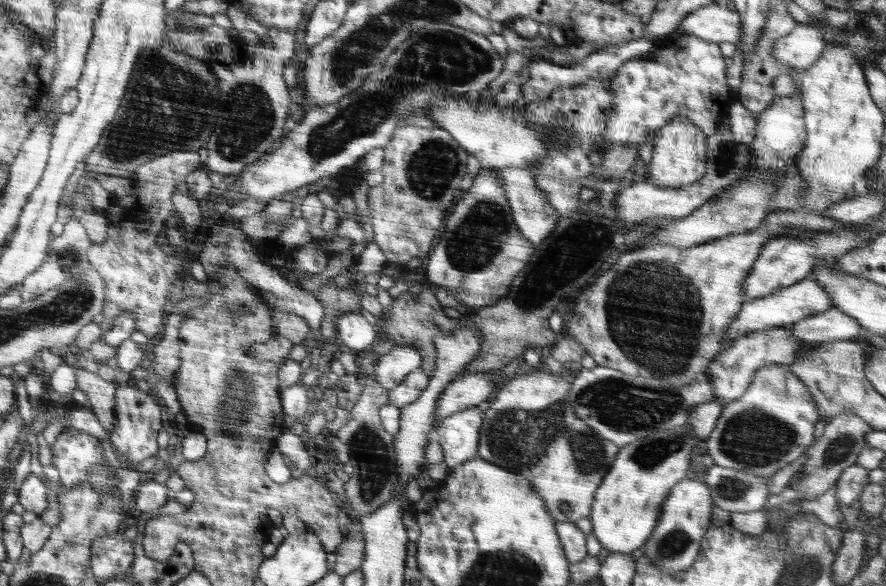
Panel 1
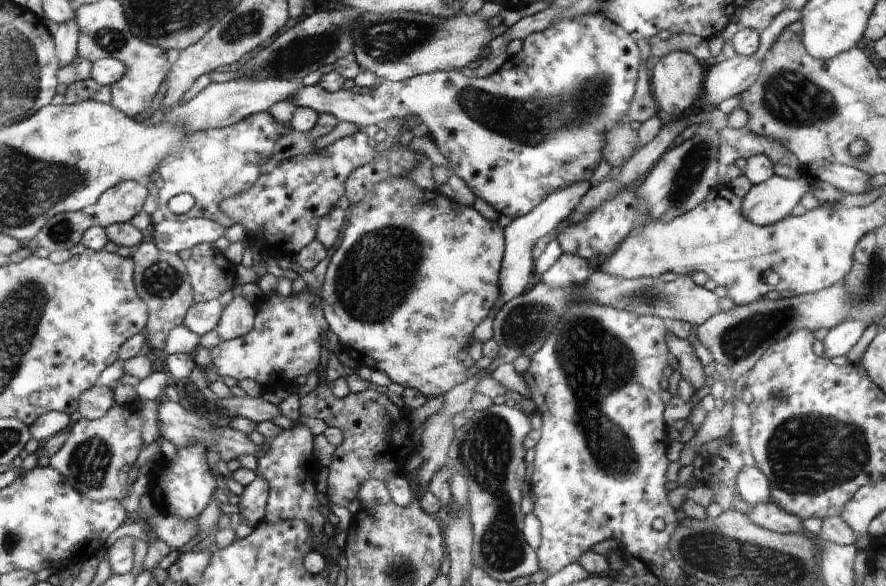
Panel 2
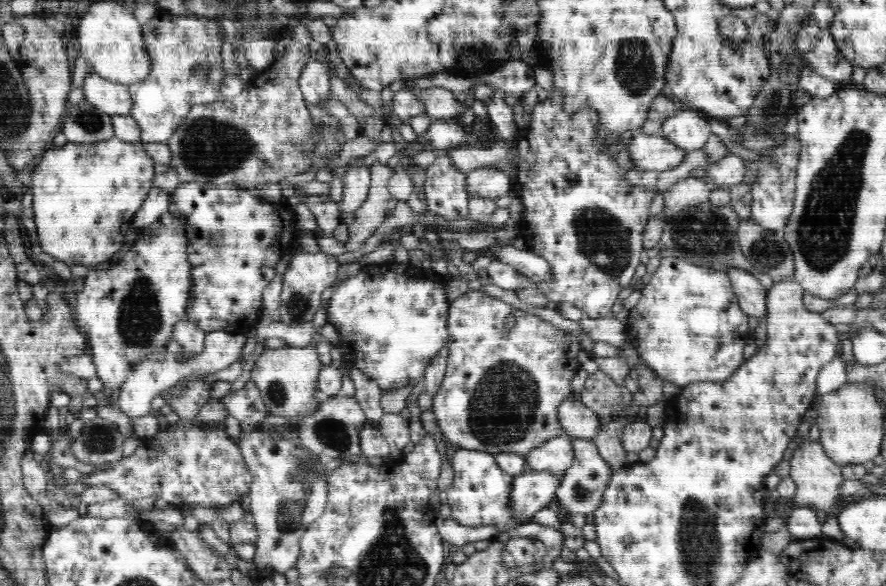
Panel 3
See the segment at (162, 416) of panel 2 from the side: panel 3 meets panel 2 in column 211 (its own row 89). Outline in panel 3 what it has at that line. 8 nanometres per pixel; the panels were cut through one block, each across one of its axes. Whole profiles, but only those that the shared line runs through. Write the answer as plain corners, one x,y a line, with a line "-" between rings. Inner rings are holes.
443,87
418,90
418,95
424,103
425,112
432,119
452,119
462,108
454,92

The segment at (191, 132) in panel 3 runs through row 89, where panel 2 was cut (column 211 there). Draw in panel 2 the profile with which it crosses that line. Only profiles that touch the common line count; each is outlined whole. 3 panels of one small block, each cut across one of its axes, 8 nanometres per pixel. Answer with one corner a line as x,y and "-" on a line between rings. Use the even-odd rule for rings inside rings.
214,243
193,246
185,265
195,303
216,300
220,294
237,285
236,265
232,264

